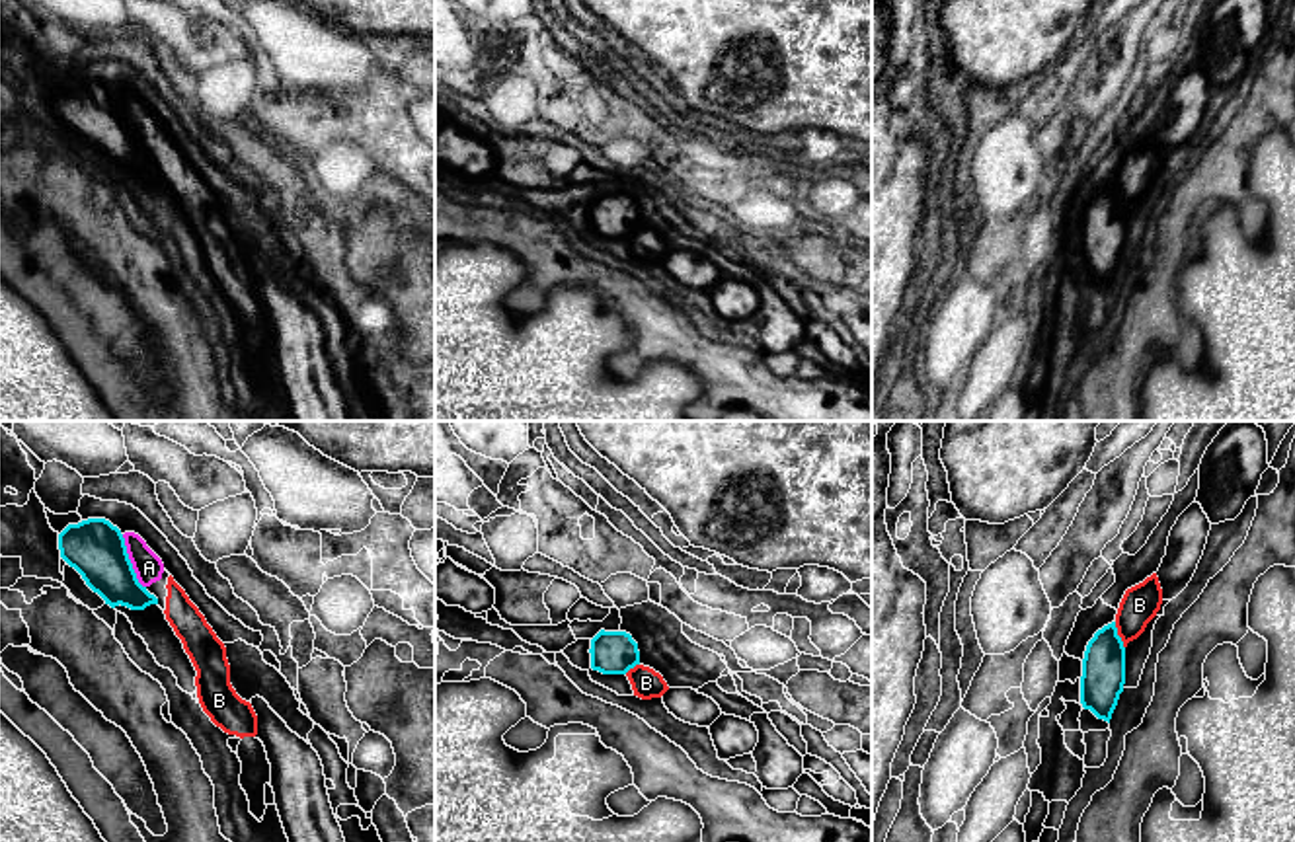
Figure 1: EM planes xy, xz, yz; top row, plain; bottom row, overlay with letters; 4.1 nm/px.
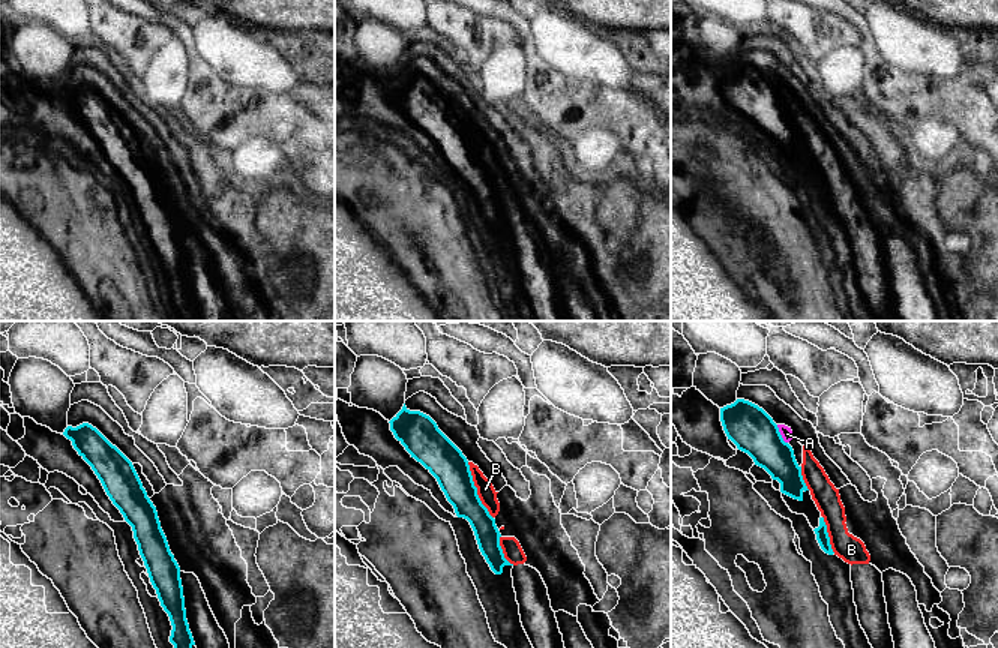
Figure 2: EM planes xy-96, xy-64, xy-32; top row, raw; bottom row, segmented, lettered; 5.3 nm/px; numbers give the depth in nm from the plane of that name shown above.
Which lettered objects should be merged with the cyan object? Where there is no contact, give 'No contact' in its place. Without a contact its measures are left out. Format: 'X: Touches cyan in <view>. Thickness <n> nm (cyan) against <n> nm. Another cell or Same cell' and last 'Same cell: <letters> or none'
A: Touches cyan in xy. Thickness 240 nm (cyan) against 120 nm. Another cell
B: Touches cyan in yz. Thickness 180 nm (cyan) against 160 nm. Another cell
Same cell: none

